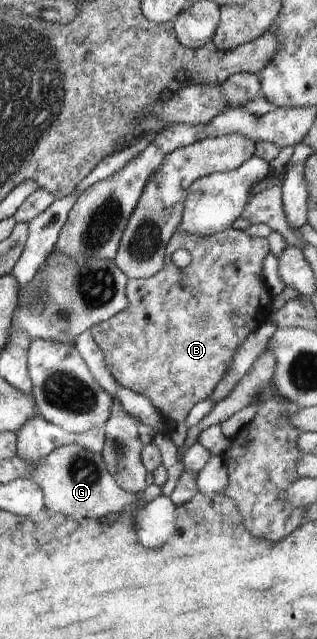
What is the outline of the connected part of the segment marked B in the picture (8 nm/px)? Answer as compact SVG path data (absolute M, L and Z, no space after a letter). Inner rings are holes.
M232 227L209 237L180 232L172 235L160 272L147 279L128 280L127 308L90 328L94 342L102 351L104 366L114 380L148 398L165 421L184 422L192 407L212 394L246 337L271 318L275 309L274 296L260 276L262 259L270 253L268 247L266 238L250 237L243 230ZM176 250L190 252L191 262L185 268L179 268L172 261Z

